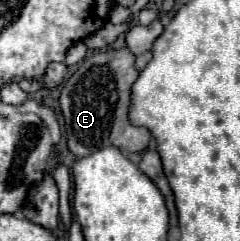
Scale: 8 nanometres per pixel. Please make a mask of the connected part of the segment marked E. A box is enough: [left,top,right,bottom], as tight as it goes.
[61,48,151,156]

